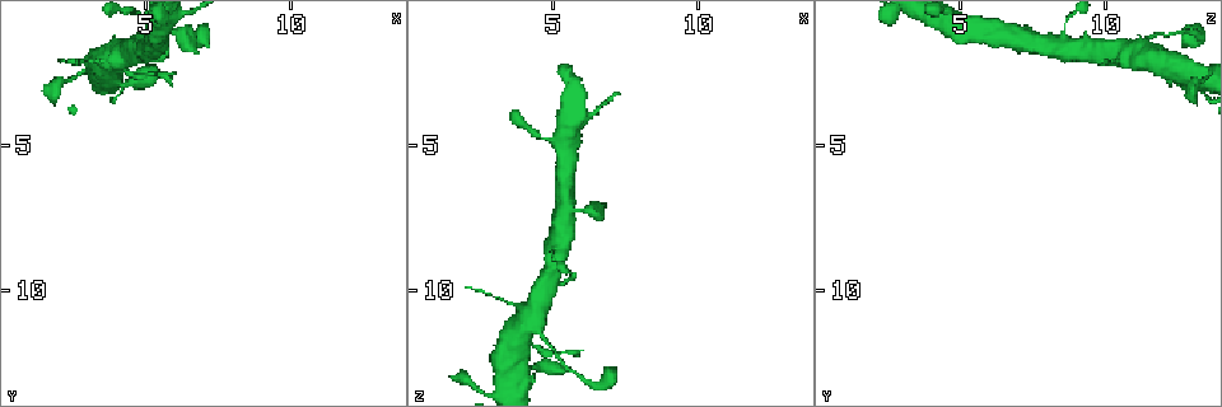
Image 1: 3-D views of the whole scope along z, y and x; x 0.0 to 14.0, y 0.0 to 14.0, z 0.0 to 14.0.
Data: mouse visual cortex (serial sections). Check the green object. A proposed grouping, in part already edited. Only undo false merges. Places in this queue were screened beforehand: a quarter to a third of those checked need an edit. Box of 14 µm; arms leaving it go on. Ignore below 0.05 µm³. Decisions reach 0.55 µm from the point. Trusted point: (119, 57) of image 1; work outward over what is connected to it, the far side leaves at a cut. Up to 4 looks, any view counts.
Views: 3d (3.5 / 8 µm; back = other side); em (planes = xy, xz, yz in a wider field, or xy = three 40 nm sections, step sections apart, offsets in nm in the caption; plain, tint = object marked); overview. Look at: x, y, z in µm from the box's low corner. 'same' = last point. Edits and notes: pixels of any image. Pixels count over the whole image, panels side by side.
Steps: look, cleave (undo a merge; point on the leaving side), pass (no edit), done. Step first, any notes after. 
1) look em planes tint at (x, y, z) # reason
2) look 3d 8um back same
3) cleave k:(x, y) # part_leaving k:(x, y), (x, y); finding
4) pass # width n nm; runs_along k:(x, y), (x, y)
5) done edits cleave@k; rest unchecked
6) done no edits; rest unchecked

look 3d 3.5um back at (4.2, 3.2, 13.4) # sudden change in width

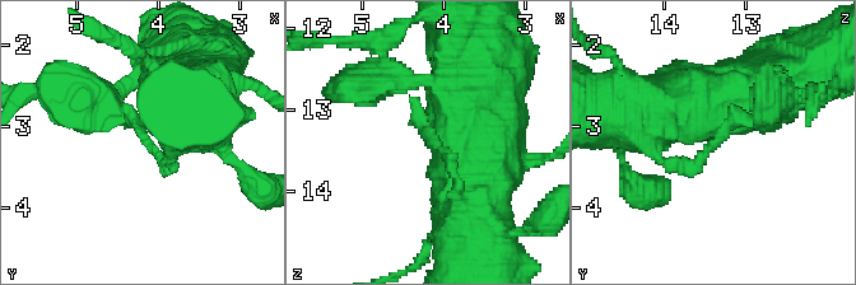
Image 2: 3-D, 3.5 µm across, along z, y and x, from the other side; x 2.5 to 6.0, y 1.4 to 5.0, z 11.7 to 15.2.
look em xy step 3 tint at (4.15, 3.20, 13.40) # now the EM

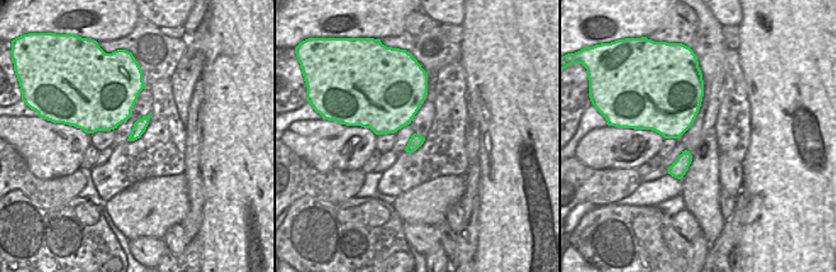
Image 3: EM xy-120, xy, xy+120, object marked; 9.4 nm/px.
pass # width 150 nm; runs_along 2:(738, 90), (694, 164), (665, 160); one cell here

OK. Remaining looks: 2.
look 3d 3.5um back at (4.6, 1.3, 11.6) # sudden change in width

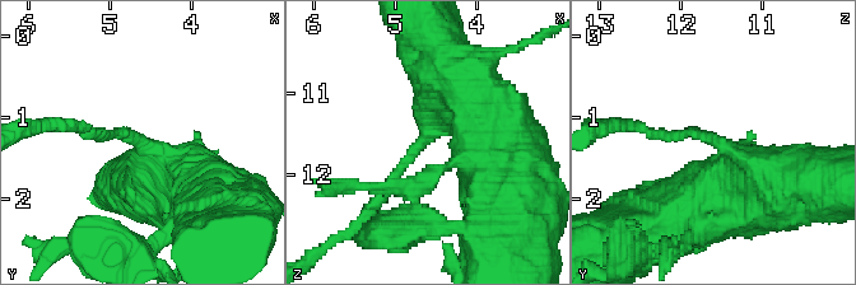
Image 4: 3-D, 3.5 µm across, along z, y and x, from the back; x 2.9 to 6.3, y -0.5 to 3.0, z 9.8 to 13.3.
look em xy step 2 tint at (4.65, 1.30, 11.65)

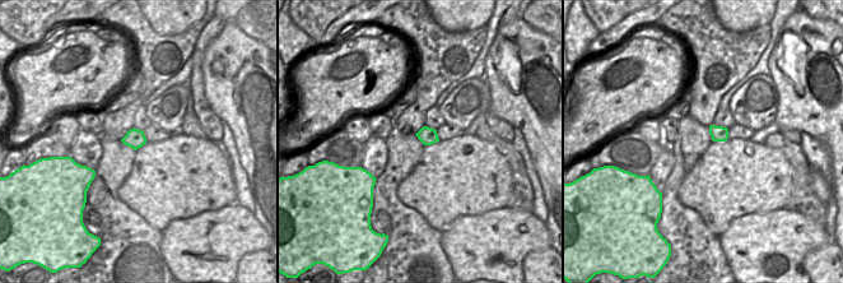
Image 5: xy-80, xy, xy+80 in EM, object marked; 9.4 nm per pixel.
pass # arm_widths 150, 700 nm; one cell here

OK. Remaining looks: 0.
done no edits; rest unchecked

